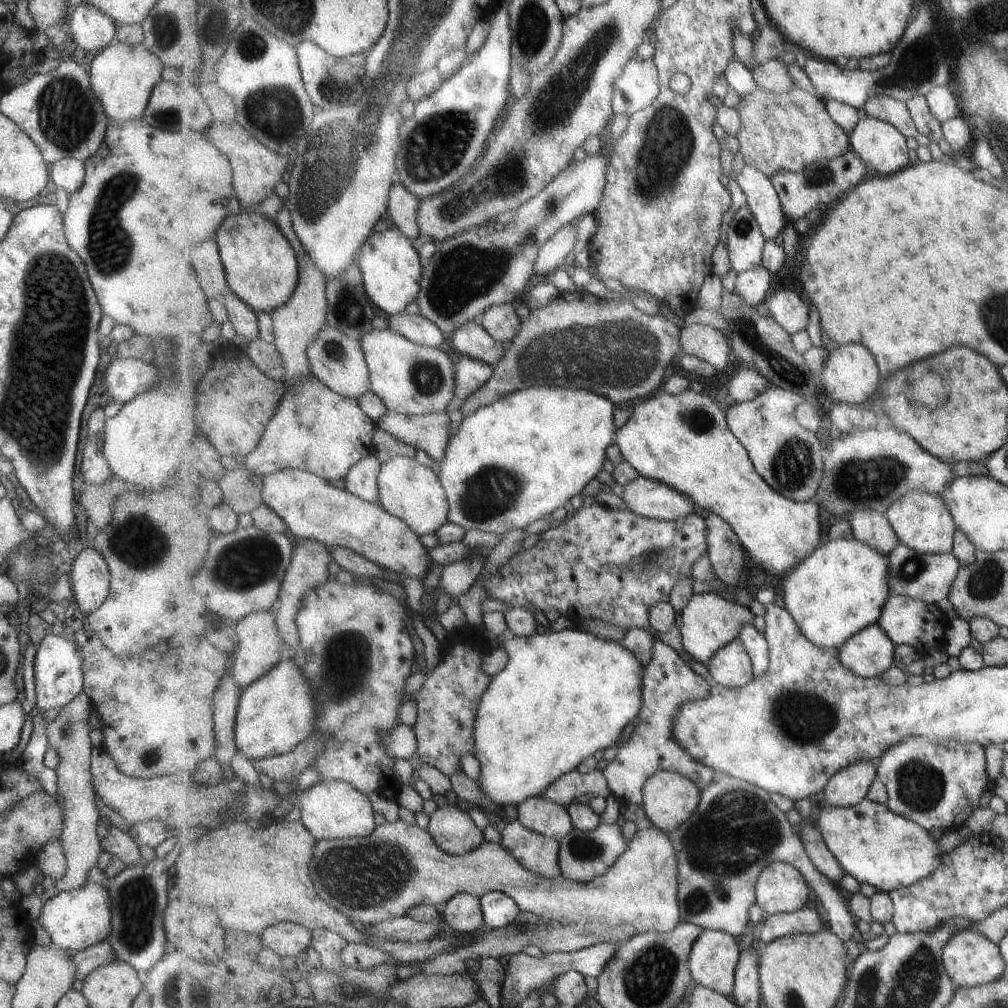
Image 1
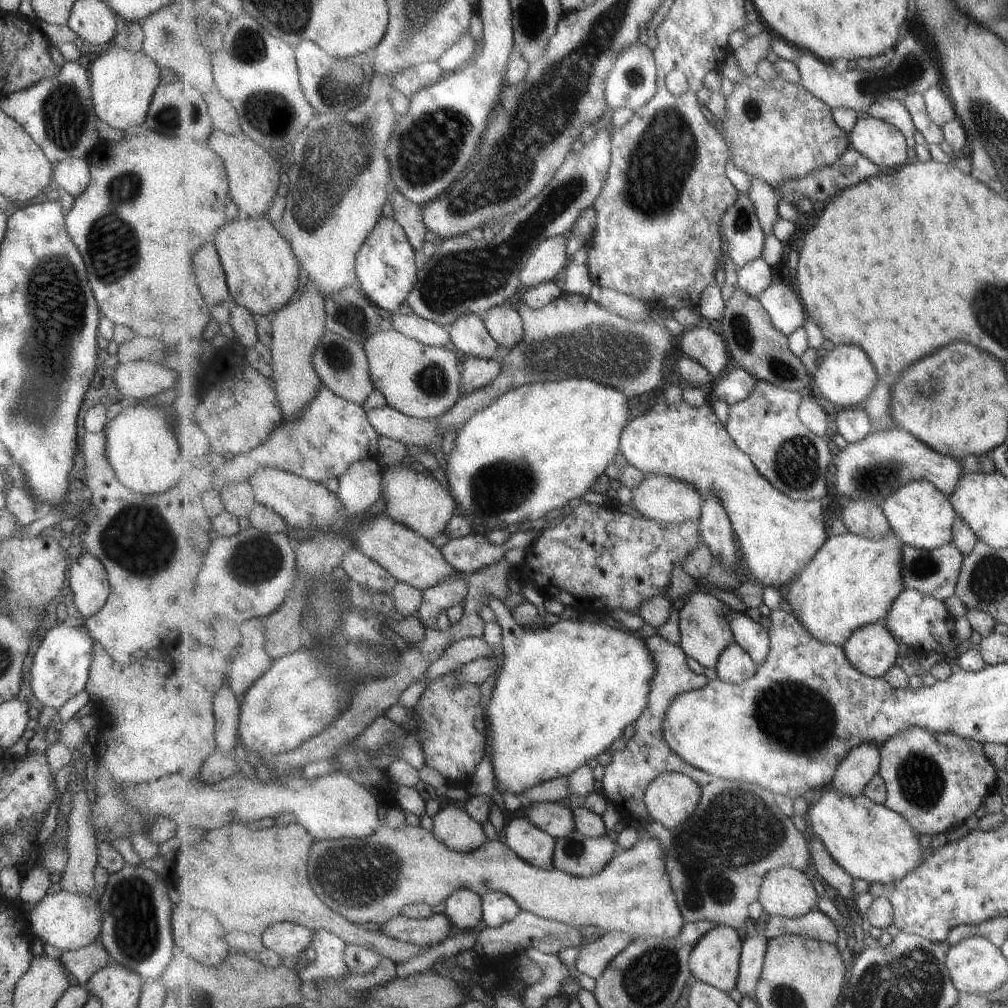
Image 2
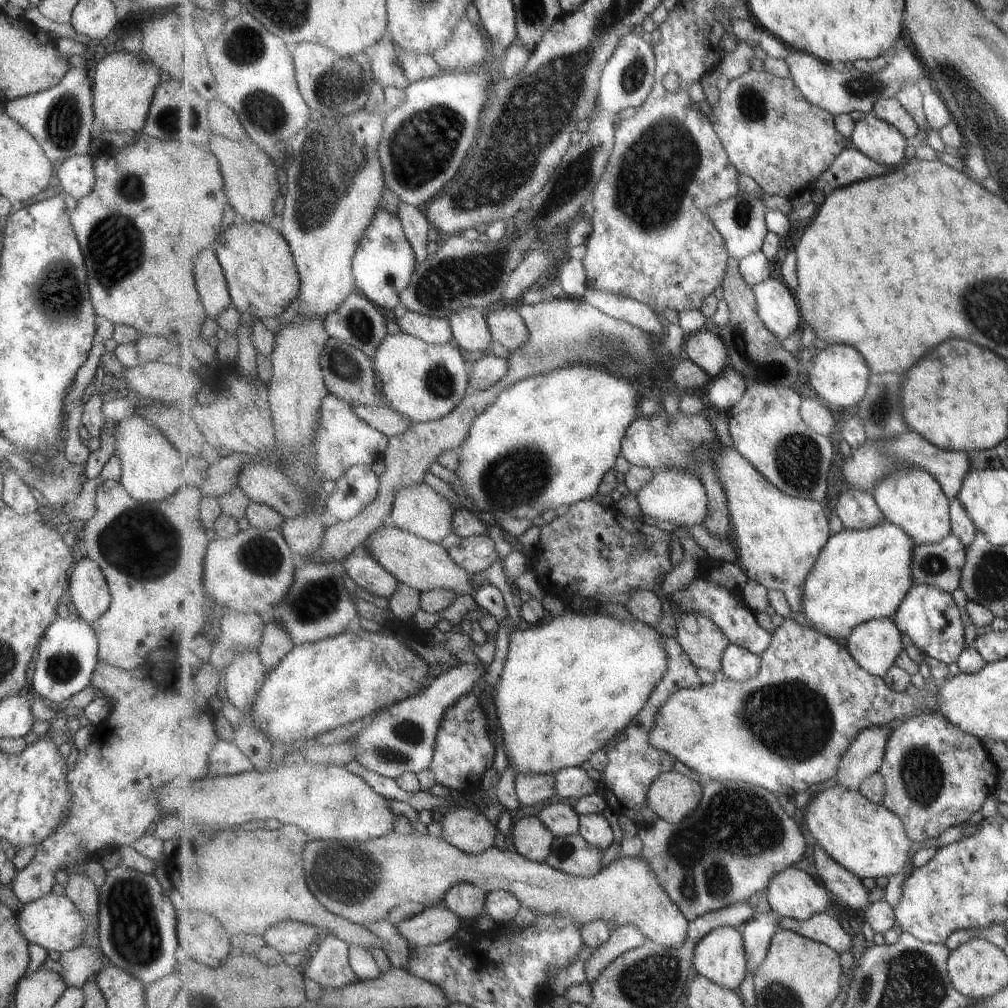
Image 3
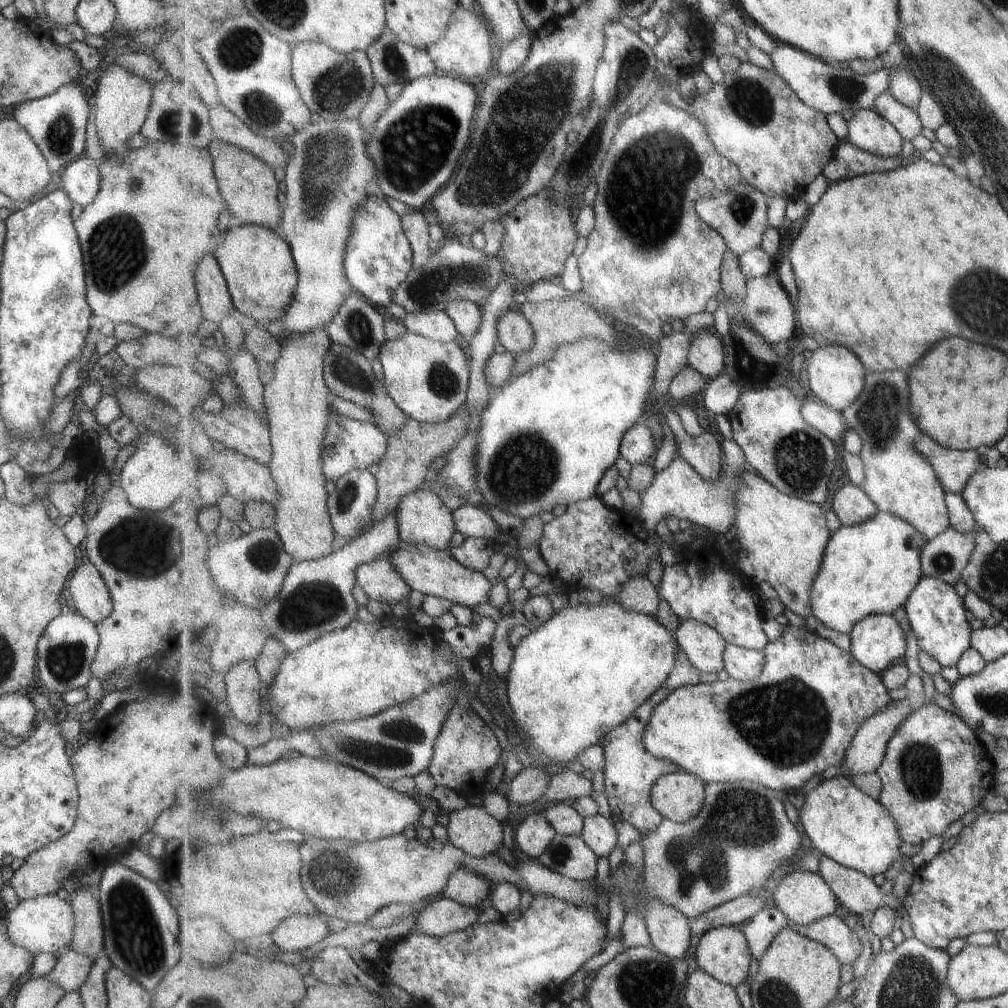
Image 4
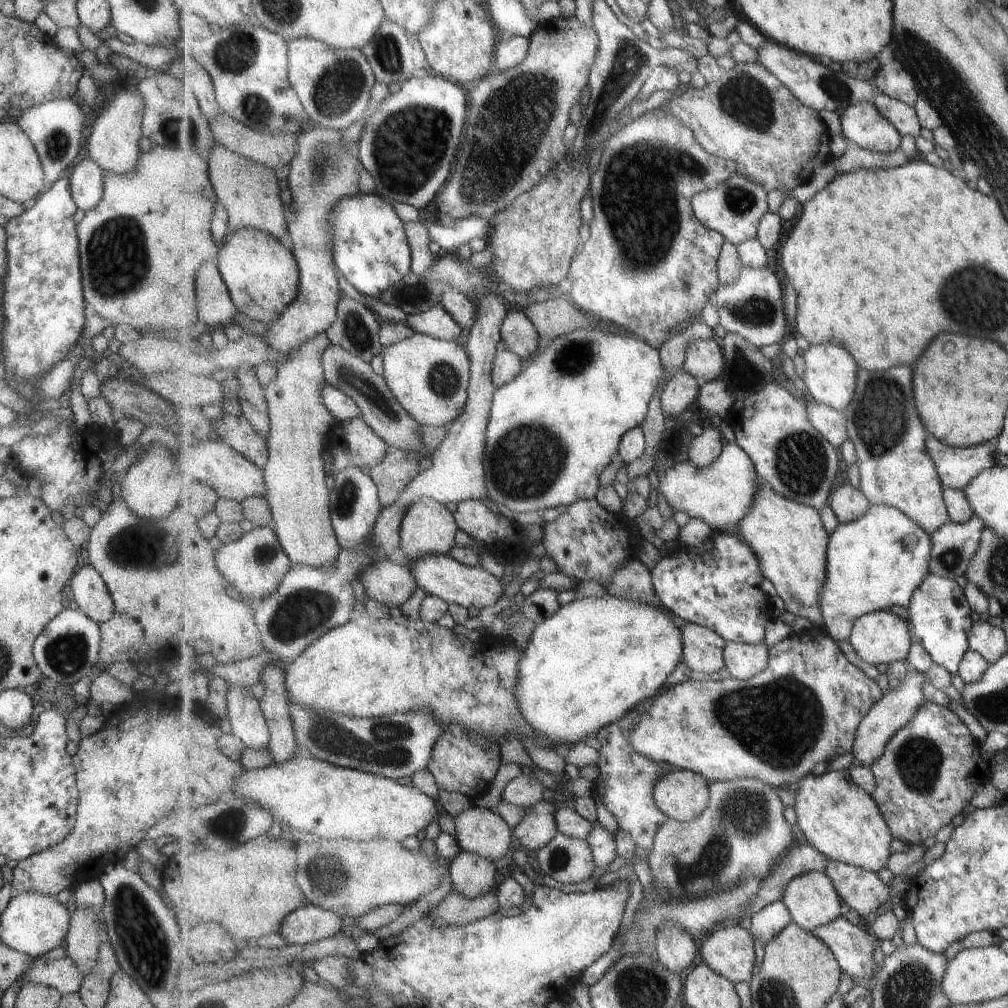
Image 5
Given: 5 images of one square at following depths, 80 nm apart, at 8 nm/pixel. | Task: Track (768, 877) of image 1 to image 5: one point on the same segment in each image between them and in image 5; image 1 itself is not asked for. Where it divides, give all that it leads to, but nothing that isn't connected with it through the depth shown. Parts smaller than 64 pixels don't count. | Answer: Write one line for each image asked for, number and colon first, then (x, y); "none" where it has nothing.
2: (788, 892)
3: (793, 893)
4: (804, 896)
5: (812, 899)

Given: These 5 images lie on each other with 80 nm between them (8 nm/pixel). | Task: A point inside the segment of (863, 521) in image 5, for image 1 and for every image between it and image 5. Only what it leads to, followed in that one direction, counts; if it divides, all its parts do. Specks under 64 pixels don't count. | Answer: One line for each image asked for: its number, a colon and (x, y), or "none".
1: (842, 589)
2: (852, 582)
3: (860, 576)
4: (871, 569)

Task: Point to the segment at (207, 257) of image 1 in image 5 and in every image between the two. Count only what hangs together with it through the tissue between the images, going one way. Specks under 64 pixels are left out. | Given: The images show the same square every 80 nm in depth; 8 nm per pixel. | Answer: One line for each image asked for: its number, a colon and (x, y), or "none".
2: (212, 281)
3: (213, 285)
4: (214, 292)
5: (216, 307)

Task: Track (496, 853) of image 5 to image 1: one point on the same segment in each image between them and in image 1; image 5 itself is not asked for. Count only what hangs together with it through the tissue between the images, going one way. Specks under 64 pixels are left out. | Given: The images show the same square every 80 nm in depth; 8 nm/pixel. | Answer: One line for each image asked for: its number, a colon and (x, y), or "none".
1: (455, 831)
2: (454, 826)
3: (469, 830)
4: (473, 830)

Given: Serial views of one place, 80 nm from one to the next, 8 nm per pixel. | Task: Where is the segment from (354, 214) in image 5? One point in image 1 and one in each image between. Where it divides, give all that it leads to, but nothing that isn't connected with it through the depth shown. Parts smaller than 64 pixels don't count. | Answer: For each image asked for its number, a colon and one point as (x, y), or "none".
1: (392, 270)
2: (387, 266)
3: (385, 262)
4: (379, 258)

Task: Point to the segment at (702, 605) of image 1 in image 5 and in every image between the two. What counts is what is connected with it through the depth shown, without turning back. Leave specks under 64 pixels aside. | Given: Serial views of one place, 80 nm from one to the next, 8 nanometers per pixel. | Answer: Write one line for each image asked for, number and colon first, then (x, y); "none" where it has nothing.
2: (705, 634)
3: (705, 643)
4: (703, 644)
5: (703, 650)

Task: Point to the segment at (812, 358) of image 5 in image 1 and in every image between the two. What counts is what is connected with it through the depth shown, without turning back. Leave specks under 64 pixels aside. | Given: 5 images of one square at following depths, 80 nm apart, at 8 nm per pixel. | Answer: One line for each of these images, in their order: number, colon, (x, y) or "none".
1: (851, 375)
2: (845, 376)
3: (840, 376)
4: (836, 375)

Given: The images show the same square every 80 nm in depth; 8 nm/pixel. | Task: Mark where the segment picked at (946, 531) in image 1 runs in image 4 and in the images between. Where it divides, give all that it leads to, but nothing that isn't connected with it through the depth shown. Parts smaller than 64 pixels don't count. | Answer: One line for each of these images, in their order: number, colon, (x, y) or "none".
2: (922, 516)
3: (913, 499)
4: (901, 481)

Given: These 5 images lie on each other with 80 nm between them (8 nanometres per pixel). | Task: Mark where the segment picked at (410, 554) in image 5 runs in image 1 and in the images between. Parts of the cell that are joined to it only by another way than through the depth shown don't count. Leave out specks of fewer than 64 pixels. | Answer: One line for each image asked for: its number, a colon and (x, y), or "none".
1: (412, 492)
2: (418, 501)
3: (419, 509)
4: (422, 517)

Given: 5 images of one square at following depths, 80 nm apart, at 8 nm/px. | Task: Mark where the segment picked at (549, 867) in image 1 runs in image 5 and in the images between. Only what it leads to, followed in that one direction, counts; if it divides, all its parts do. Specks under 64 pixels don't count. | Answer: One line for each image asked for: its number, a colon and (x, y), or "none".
2: (531, 843)
3: (531, 838)
4: (534, 834)
5: (538, 827)

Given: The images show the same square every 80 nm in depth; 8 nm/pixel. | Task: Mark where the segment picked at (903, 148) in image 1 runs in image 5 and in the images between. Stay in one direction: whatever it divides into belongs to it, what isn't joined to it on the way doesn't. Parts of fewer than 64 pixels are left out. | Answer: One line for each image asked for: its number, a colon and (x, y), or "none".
2: (884, 144)
3: (878, 139)
4: (868, 130)
5: (864, 125)

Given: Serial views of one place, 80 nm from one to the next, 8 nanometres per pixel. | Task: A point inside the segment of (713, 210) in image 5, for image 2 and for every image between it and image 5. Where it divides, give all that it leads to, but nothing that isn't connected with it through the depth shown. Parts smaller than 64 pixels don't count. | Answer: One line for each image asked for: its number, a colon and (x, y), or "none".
2: (745, 238)
3: (741, 220)
4: (741, 214)

